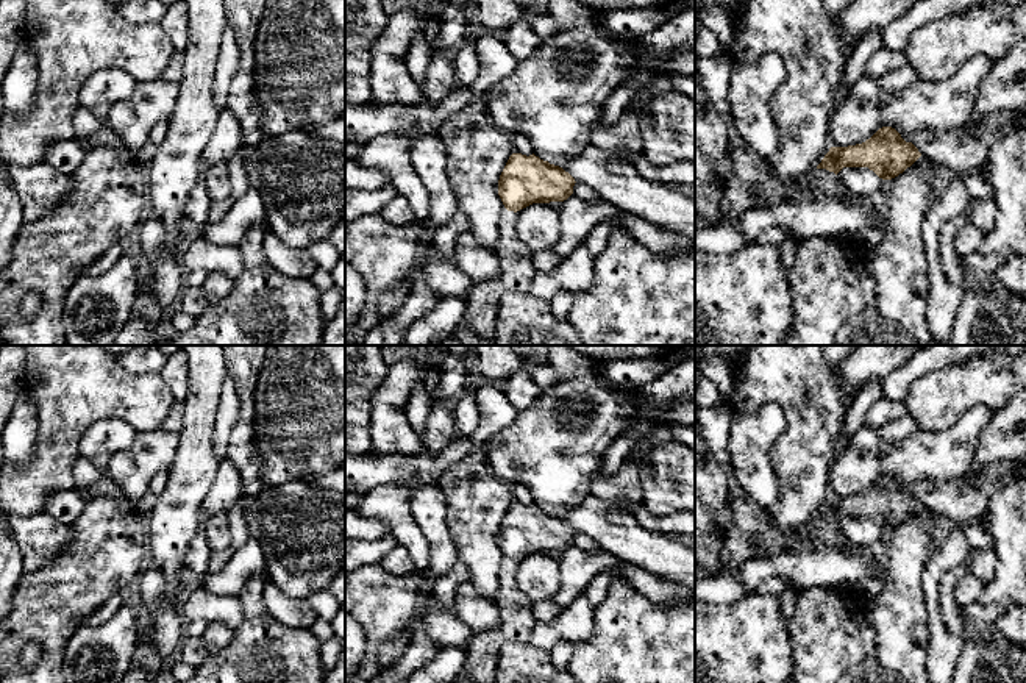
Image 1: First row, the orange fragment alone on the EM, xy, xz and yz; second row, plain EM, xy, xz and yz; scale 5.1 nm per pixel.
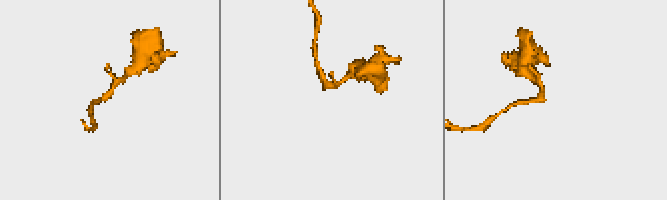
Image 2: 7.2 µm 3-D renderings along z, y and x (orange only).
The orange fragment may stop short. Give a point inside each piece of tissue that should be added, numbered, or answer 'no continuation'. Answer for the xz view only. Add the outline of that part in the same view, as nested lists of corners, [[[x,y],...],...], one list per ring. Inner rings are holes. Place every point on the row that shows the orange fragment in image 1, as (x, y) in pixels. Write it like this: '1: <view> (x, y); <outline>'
1: xz (517, 271); [[[506,208],[498,222],[498,242],[495,253],[500,259],[500,274],[489,281],[475,283],[467,299],[464,320],[468,320],[475,333],[483,339],[493,339],[500,299],[511,291],[528,291],[537,269],[533,263],[533,250],[515,233],[515,213]]]

